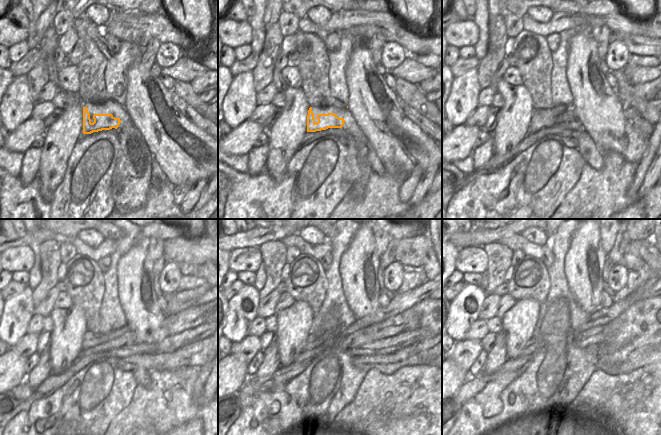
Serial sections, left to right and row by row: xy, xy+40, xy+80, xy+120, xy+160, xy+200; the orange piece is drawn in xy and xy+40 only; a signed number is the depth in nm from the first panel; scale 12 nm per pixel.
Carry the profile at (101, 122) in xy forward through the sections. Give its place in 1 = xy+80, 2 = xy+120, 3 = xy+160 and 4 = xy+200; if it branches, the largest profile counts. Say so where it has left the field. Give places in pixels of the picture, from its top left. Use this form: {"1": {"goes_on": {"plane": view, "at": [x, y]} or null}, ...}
{"1": {"goes_on": {"plane": "xy+80", "at": [548, 120]}}, "2": {"goes_on": {"plane": "xy+120", "at": [89, 340]}}, "3": {"goes_on": {"plane": "xy+160", "at": [401, 302]}}, "4": {"goes_on": {"plane": "xy+200", "at": [603, 316]}}}

